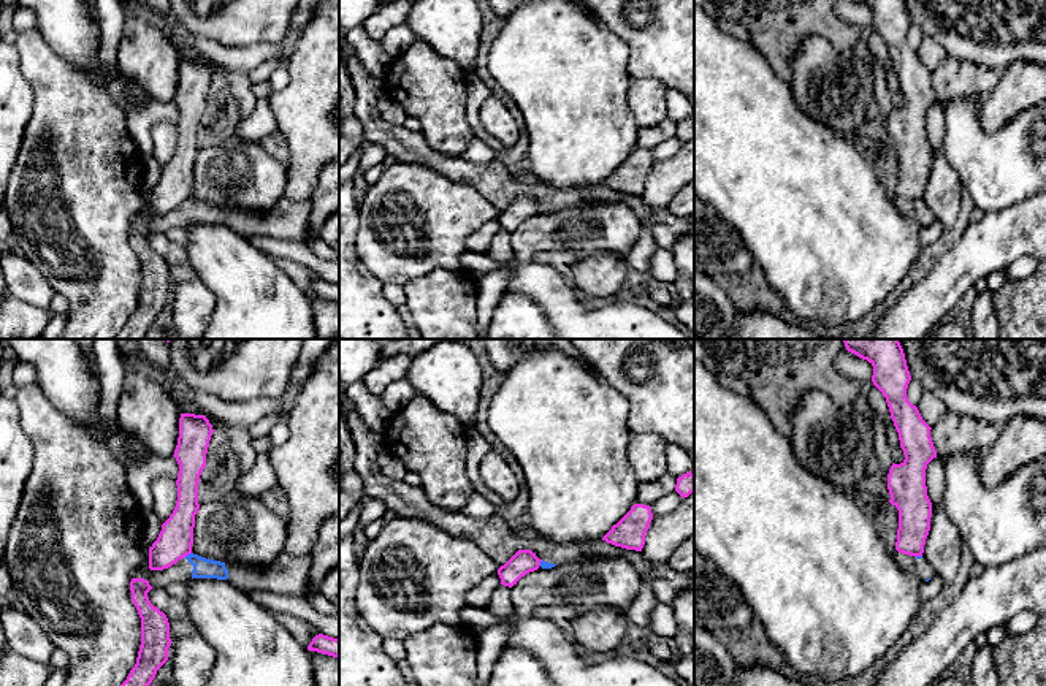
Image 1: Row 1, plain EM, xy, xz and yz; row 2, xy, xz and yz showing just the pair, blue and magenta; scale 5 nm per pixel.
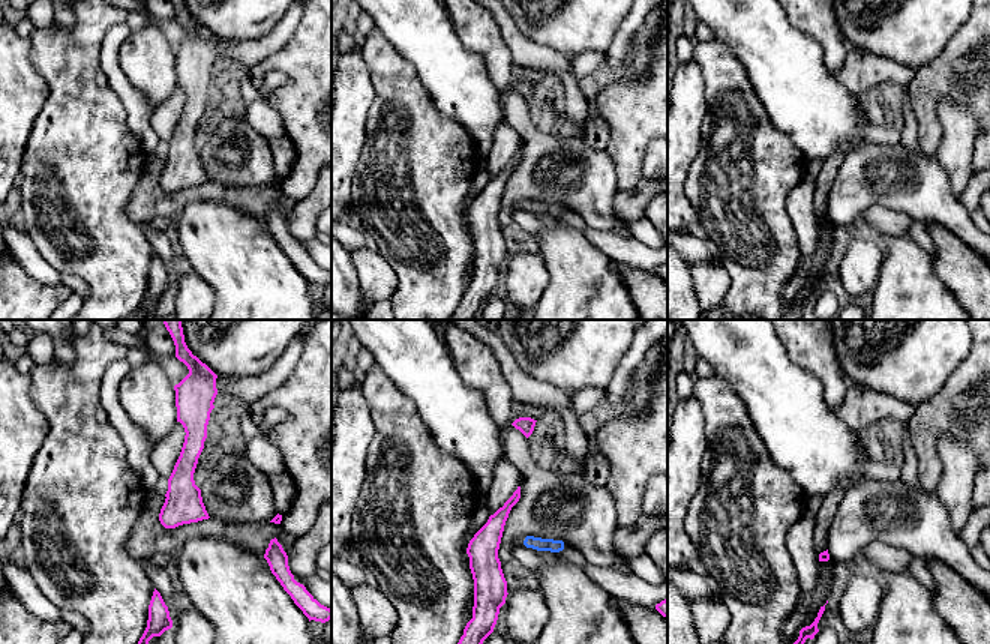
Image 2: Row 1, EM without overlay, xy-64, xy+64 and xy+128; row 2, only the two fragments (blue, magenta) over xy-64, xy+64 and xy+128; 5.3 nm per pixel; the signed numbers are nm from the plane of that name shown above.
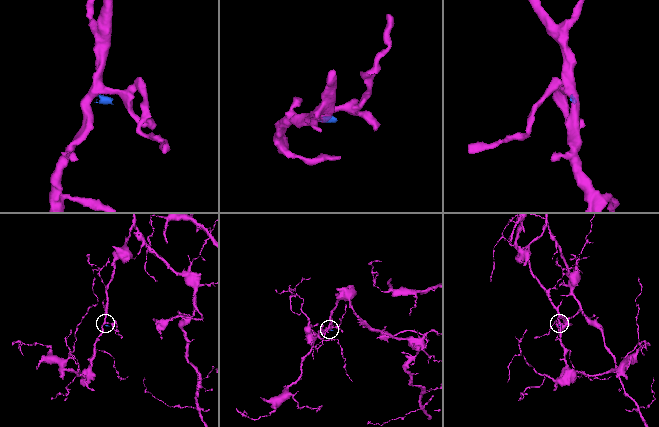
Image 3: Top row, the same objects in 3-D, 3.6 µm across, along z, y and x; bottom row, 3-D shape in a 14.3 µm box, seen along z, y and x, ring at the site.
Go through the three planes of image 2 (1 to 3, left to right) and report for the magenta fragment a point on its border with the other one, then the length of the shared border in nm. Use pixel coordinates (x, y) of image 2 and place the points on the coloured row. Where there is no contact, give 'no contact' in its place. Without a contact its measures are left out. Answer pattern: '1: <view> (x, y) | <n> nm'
1: no contact
2: no contact
3: no contact

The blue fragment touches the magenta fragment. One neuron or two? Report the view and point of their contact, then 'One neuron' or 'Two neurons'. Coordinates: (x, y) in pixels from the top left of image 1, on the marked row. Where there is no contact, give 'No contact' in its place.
Touches blue at xy (187, 555). Two neurons

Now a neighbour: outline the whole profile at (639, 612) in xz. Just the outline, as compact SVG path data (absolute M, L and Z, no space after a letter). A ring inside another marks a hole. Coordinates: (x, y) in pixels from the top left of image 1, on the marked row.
M651 577L642 578L640 589L631 605L624 608L628 619L637 626L650 629L650 615L658 605L658 599L653 594Z

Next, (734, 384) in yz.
M716 374L721 387L732 390L739 394L750 396L750 387L739 377L731 377L726 374Z

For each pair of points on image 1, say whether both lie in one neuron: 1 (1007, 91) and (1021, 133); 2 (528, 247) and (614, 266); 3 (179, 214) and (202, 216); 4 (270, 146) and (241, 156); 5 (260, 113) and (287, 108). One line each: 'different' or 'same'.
1: different
2: different
3: same
4: different
5: different

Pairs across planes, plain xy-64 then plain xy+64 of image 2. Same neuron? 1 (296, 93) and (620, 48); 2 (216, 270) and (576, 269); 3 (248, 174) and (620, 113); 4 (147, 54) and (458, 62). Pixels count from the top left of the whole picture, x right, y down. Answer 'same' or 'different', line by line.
1: different
2: same
3: different
4: different

